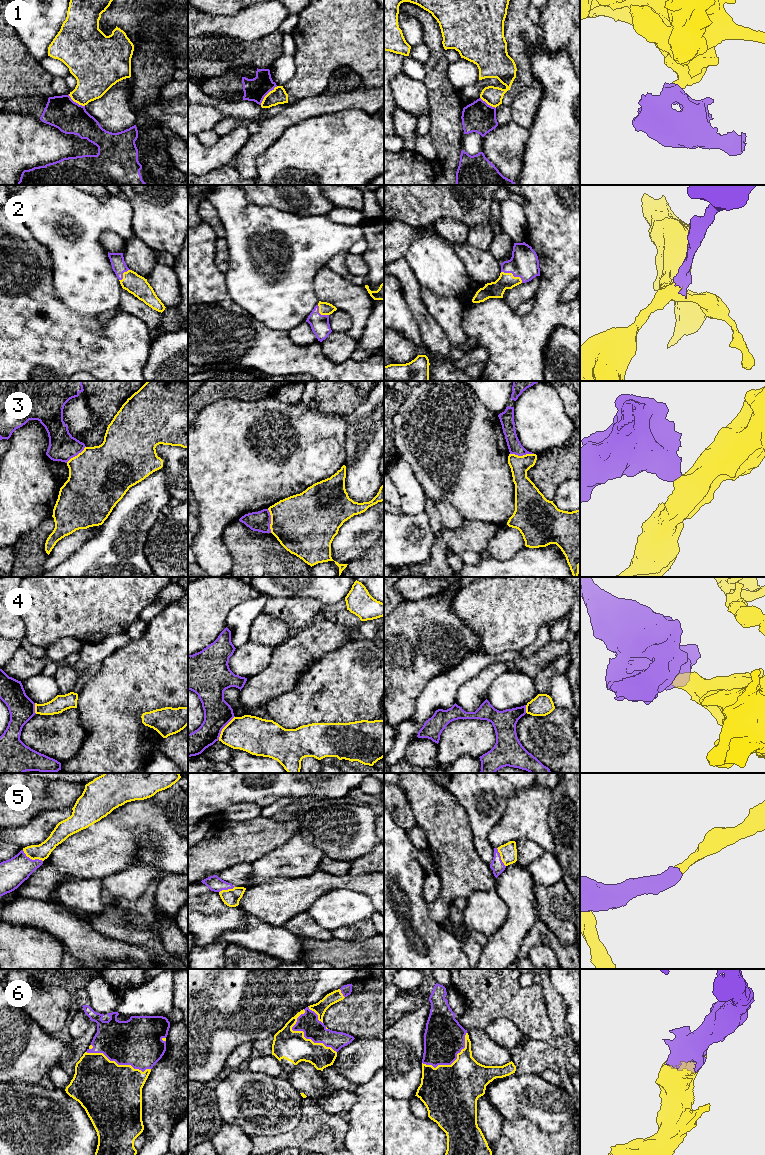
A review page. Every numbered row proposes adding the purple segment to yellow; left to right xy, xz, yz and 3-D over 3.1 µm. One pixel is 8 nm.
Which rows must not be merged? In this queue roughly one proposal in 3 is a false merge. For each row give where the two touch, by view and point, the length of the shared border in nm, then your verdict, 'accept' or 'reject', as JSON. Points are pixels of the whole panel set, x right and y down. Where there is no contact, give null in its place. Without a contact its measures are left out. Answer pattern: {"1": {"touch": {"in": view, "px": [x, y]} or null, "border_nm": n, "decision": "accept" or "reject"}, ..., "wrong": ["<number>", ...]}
{"1": {"touch": {"in": "xz", "px": [267, 94]}, "border_nm": 200, "decision": "reject"}, "2": {"touch": {"in": "yz", "px": [512, 275]}, "border_nm": 200, "decision": "accept"}, "3": {"touch": {"in": "xz", "px": [271, 521]}, "border_nm": 190, "decision": "reject"}, "4": {"touch": {"in": "xz", "px": [223, 728]}, "border_nm": 240, "decision": "reject"}, "5": {"touch": {"in": "xy", "px": [32, 859]}, "border_nm": 190, "decision": "accept"}, "6": {"touch": {"in": "xz", "px": [303, 1034]}, "border_nm": 440, "decision": "accept"}, "wrong": ["1", "3", "4"]}

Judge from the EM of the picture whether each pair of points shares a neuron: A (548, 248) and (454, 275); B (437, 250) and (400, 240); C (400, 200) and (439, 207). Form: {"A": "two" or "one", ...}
{"A": "two", "B": "two", "C": "one"}

